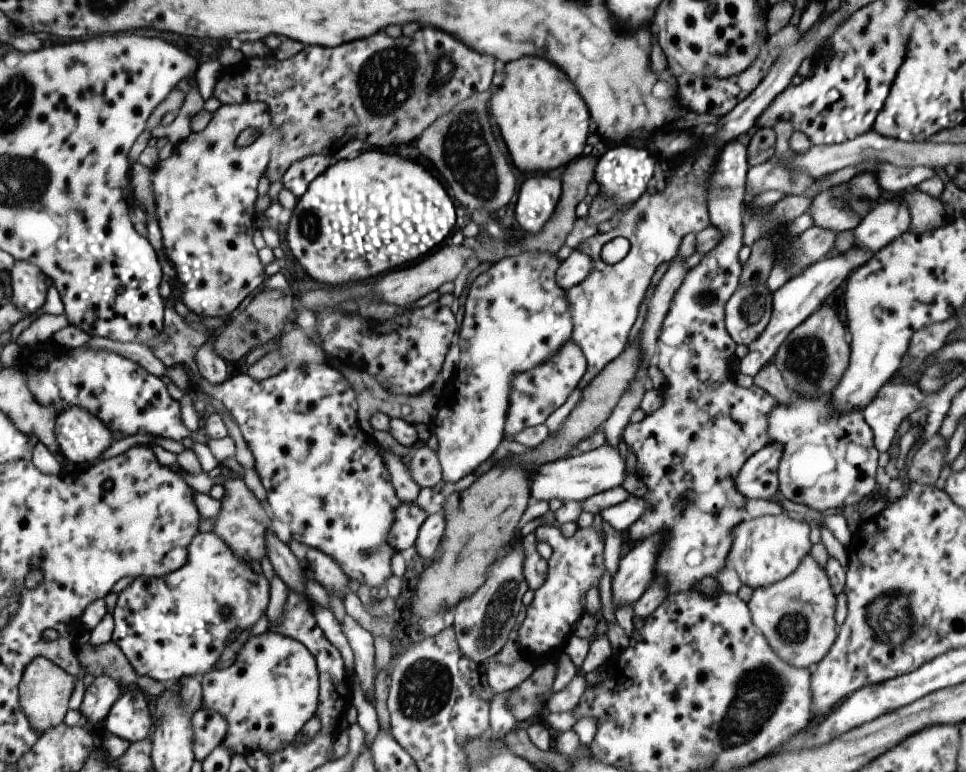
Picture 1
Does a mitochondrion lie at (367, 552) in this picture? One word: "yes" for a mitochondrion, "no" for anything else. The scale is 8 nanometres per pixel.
yes

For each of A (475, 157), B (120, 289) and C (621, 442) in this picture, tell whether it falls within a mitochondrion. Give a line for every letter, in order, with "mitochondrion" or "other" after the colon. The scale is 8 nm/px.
A: mitochondrion
B: other
C: other

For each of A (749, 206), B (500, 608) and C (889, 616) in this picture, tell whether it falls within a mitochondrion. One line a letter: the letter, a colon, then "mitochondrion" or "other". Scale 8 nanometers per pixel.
A: other
B: mitochondrion
C: mitochondrion

